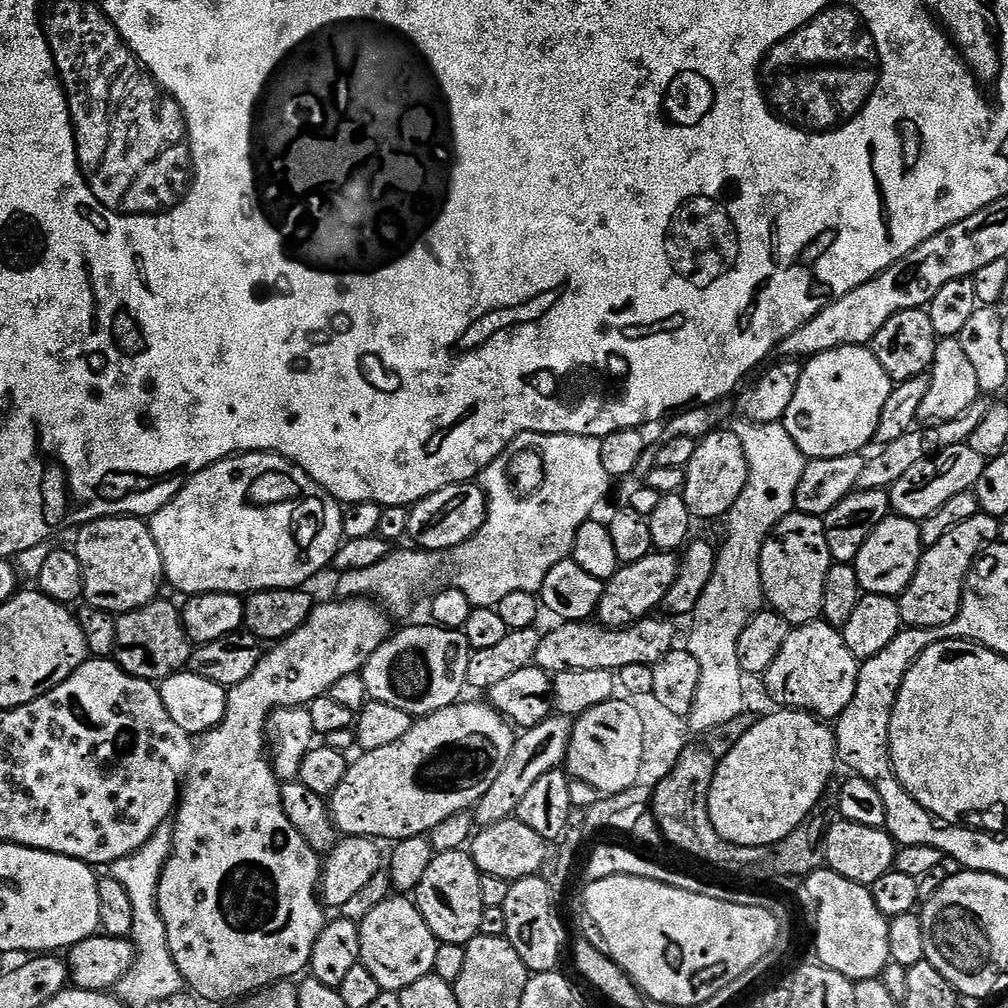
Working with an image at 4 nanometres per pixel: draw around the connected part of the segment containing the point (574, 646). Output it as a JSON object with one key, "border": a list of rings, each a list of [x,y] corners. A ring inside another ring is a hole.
{"border":[[[645,618],[627,628],[591,628],[588,622],[564,622],[553,632],[541,635],[534,649],[535,667],[549,674],[562,670],[606,670],[615,673],[626,666],[649,666],[673,651],[672,628],[664,620]]]}

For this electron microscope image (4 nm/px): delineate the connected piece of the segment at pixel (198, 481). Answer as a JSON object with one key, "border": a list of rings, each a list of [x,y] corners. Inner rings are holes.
{"border":[[[246,452],[239,456],[227,456],[224,460],[214,462],[206,466],[206,470],[196,472],[187,477],[177,487],[176,496],[166,506],[158,509],[150,517],[152,524],[152,544],[156,547],[155,555],[158,557],[159,567],[162,569],[162,576],[169,580],[178,591],[188,596],[201,596],[203,592],[231,592],[233,594],[251,594],[263,592],[269,588],[295,588],[304,586],[311,576],[316,576],[324,567],[330,564],[330,548],[328,552],[328,528],[324,525],[324,504],[316,496],[307,496],[290,477],[276,468],[263,468],[265,453]]]}

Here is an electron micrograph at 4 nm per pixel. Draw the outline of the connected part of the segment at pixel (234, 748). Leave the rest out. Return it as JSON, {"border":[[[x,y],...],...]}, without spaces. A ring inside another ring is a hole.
{"border":[[[336,598],[333,604],[317,603],[311,614],[294,630],[285,640],[273,643],[268,653],[261,655],[257,659],[252,673],[242,682],[238,682],[232,688],[227,689],[228,701],[224,710],[224,717],[217,728],[211,728],[209,732],[204,733],[200,744],[196,748],[196,753],[192,756],[192,765],[188,768],[188,777],[183,777],[182,787],[178,792],[178,803],[174,808],[174,820],[176,816],[176,825],[172,828],[172,853],[167,853],[159,872],[159,880],[156,888],[156,904],[159,912],[159,923],[162,925],[163,943],[167,945],[171,960],[181,972],[181,978],[185,985],[201,1001],[204,1000],[233,1000],[239,1001],[249,994],[259,993],[267,984],[276,984],[279,980],[284,980],[287,976],[296,976],[301,971],[307,969],[308,959],[312,953],[312,947],[320,932],[326,927],[324,920],[325,909],[318,901],[318,856],[311,846],[304,841],[292,827],[290,821],[274,805],[268,801],[268,783],[273,783],[274,772],[264,761],[264,727],[269,727],[270,717],[275,713],[277,708],[299,709],[301,706],[307,706],[312,700],[319,696],[329,693],[340,678],[346,675],[359,673],[361,671],[362,661],[366,654],[369,654],[384,640],[389,638],[390,629],[388,622],[384,618],[385,613],[381,611],[375,603],[369,602],[364,598]]]}

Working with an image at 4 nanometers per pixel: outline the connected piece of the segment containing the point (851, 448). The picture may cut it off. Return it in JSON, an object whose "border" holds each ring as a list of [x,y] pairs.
{"border":[[[846,346],[826,350],[811,357],[801,367],[800,377],[796,379],[796,389],[784,411],[782,432],[789,444],[808,460],[842,458],[859,453],[868,440],[876,433],[876,420],[879,418],[888,392],[884,388],[880,365],[872,359],[869,349],[864,346]]]}

